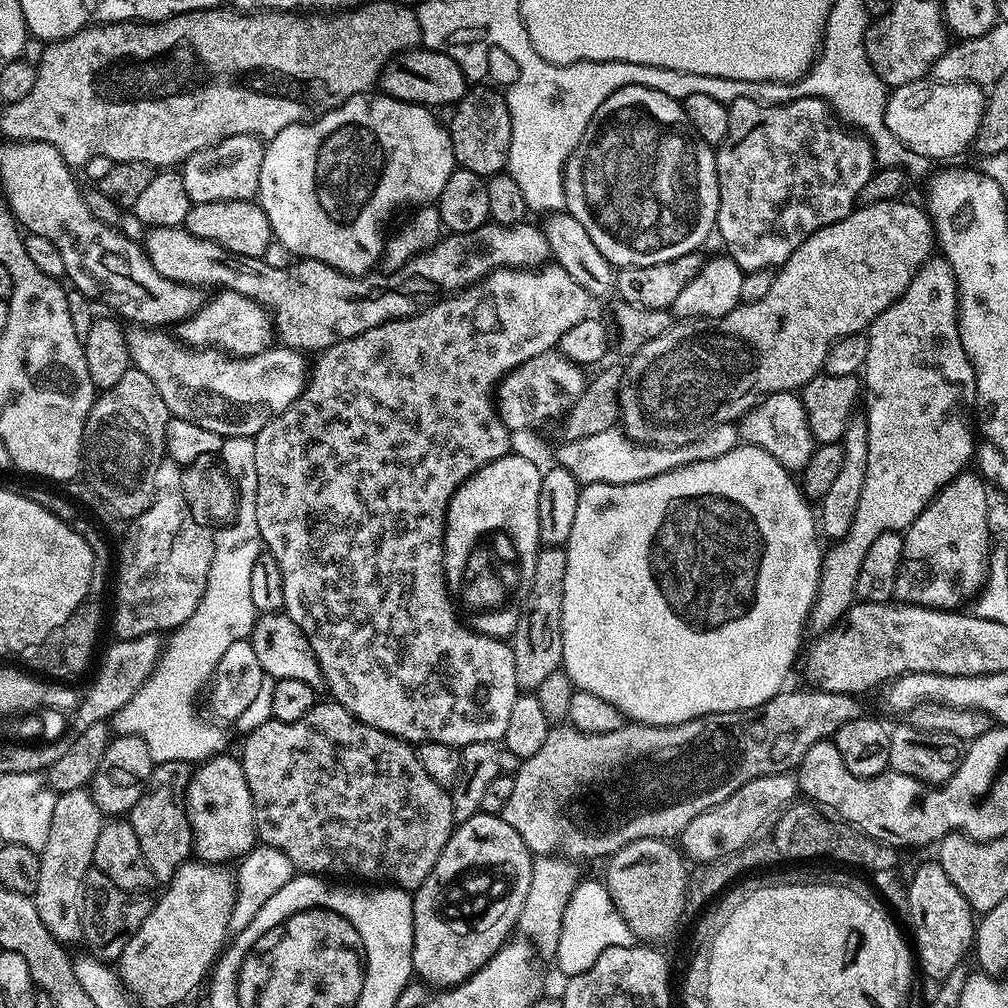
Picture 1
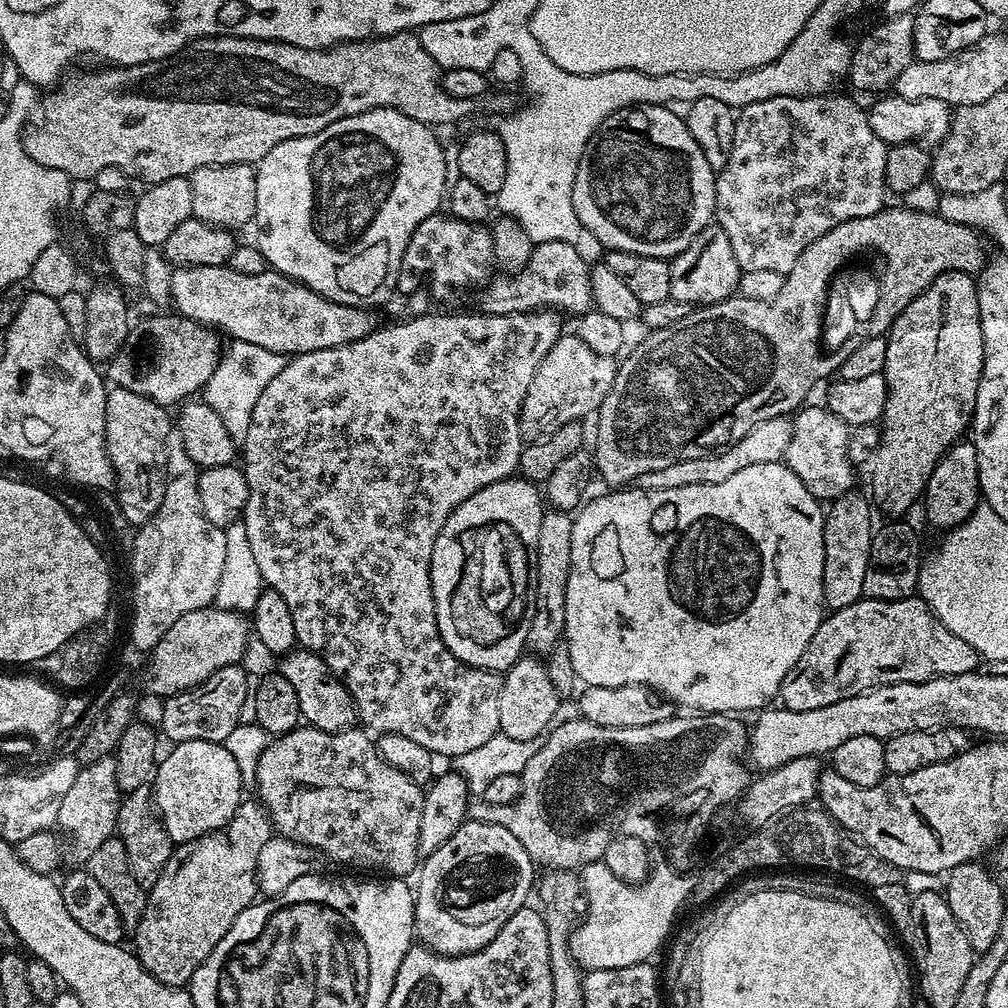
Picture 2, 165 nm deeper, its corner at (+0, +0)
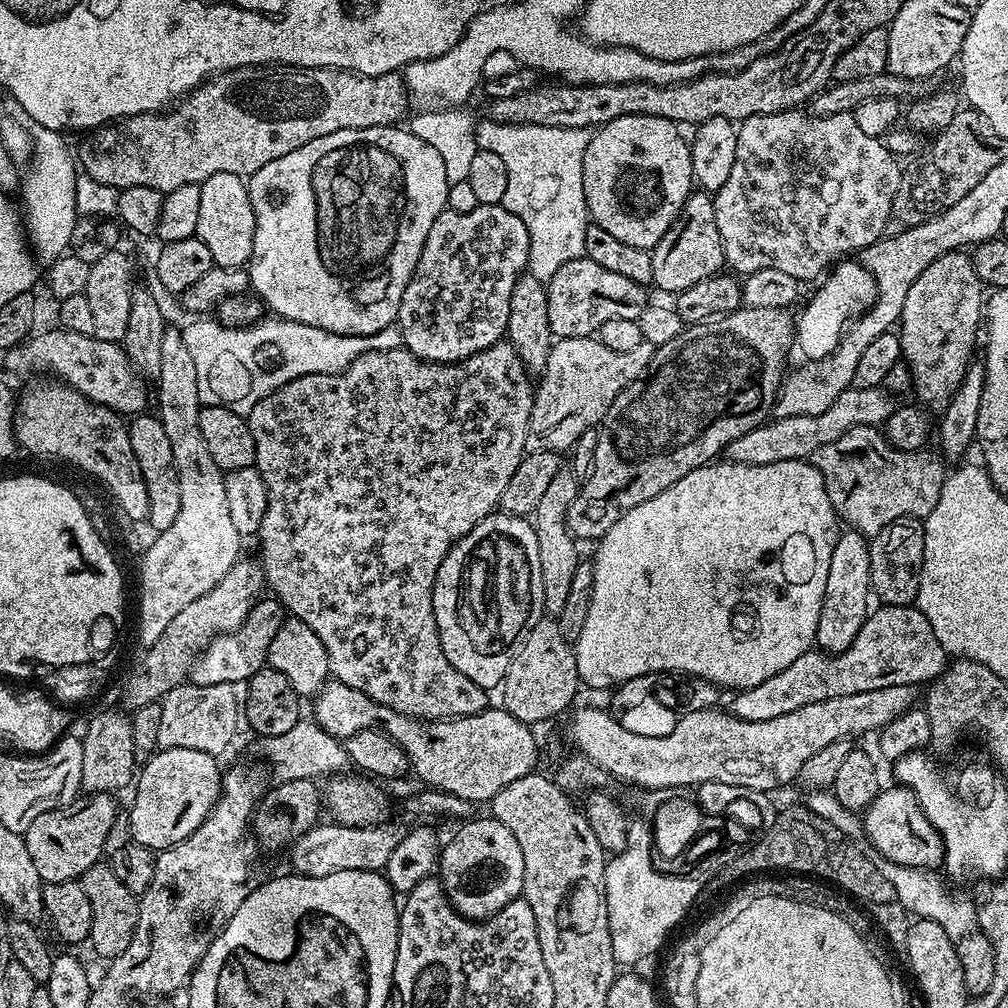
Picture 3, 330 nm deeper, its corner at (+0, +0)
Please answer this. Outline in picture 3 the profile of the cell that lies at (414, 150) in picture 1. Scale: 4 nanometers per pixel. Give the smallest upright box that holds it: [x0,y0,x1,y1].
[246,126,448,336]

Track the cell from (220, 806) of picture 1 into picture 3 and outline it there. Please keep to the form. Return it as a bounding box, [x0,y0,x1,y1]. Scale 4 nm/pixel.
[128,748,222,850]

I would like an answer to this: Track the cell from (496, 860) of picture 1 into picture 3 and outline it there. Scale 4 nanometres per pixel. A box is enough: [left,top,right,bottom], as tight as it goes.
[438,818,524,920]

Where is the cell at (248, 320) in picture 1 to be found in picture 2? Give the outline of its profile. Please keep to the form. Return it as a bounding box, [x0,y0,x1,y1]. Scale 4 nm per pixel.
[106,314,222,406]

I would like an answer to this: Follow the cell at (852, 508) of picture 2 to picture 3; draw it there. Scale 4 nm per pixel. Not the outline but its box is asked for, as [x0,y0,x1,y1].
[815,530,872,655]

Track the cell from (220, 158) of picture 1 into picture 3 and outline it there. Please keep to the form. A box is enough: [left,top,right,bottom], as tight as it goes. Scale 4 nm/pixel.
[196,174,254,268]

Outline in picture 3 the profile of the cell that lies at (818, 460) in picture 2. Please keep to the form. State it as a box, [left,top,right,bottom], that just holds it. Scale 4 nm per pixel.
[810,426,946,538]

